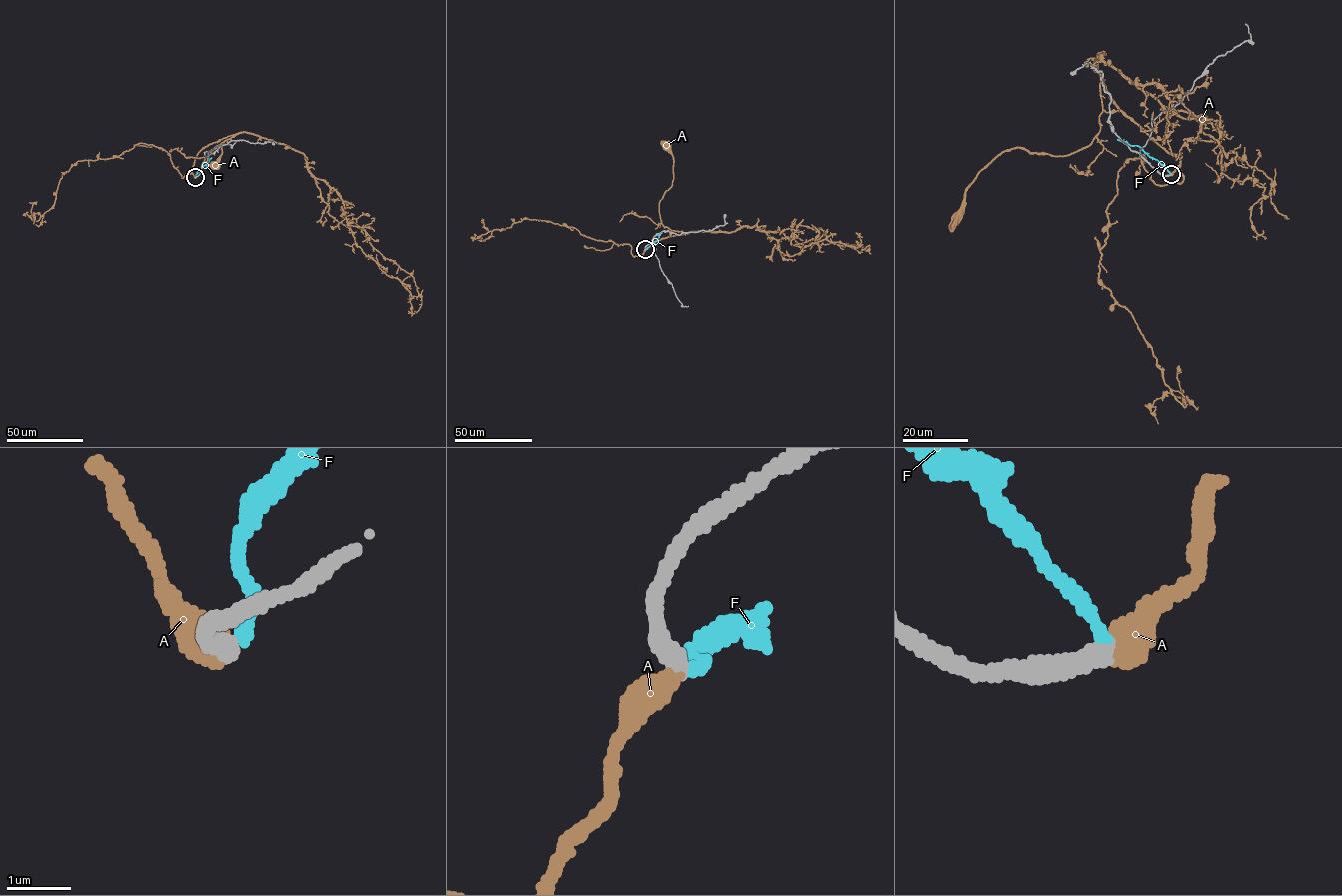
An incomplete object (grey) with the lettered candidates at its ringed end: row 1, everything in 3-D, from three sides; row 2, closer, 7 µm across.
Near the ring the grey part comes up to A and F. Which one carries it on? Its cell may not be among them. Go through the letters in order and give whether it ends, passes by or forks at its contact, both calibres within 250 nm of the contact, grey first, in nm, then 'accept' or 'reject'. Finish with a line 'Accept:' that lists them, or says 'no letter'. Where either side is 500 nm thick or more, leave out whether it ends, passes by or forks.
A: it ends | 340/480 nm | accept
F: it ends | 320/190 nm | reject
Accept: A

